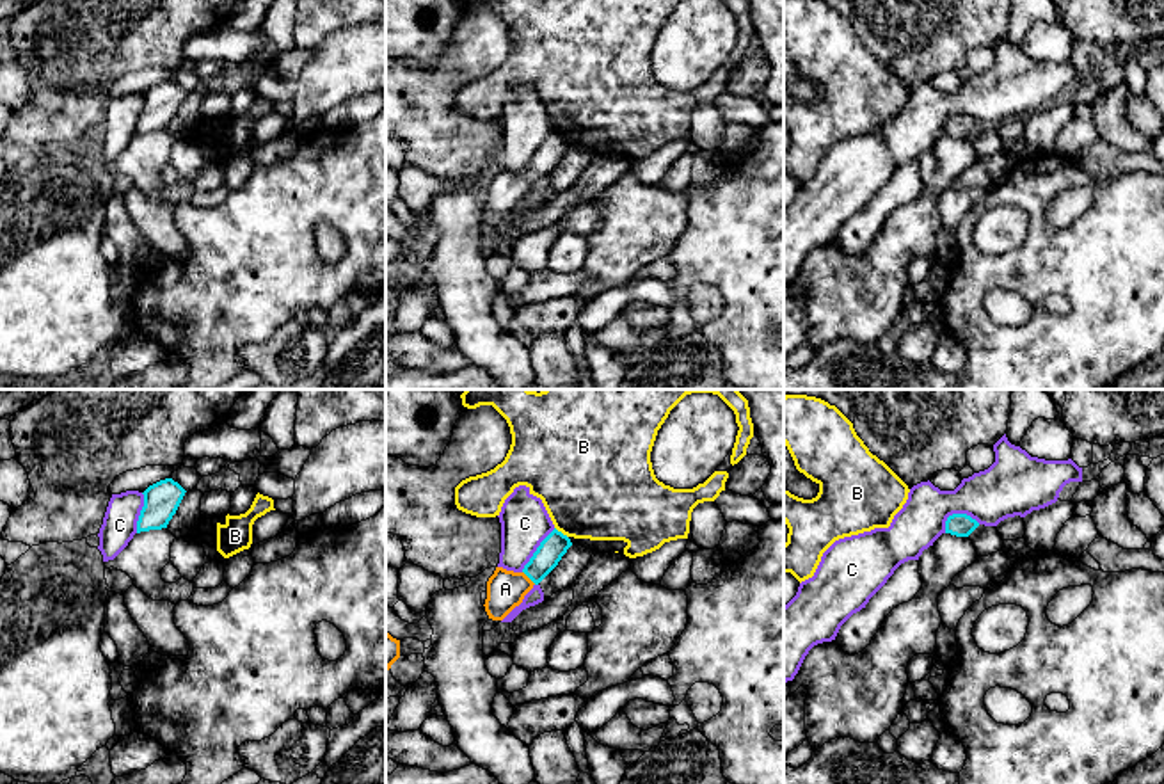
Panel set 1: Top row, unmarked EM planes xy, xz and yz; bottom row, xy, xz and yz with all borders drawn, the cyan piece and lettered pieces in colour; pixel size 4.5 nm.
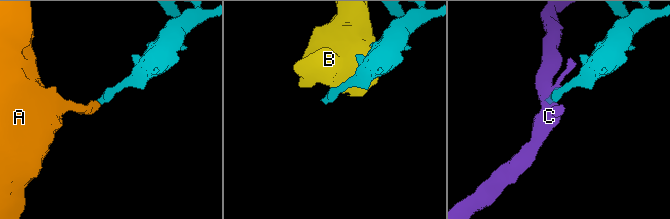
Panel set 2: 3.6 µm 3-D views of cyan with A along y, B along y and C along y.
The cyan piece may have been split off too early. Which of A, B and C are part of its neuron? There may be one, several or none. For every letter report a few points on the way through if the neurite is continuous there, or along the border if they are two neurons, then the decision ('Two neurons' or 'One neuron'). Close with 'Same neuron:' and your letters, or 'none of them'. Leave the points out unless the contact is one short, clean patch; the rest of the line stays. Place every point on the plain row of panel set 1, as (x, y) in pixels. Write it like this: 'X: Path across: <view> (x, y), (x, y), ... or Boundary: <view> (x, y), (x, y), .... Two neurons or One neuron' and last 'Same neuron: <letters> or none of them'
A: Path across: xz (551, 152), (530, 180), (505, 191). One neuron
B: Two neurons
C: Boundary: yz (980, 125), (965, 116), (951, 116), (944, 134). Two neurons
Same neuron: A

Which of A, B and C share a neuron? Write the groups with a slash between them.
A / B / C

